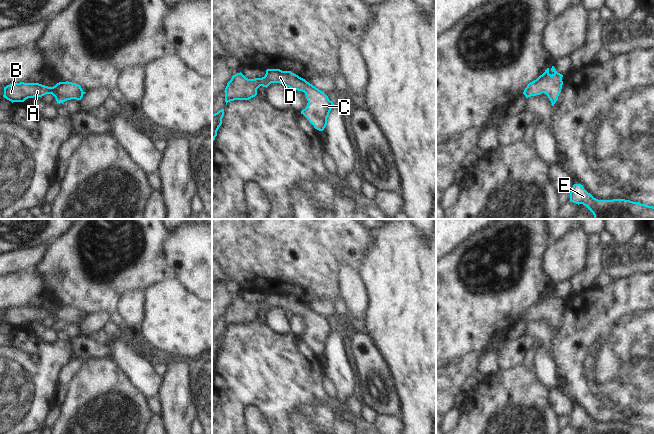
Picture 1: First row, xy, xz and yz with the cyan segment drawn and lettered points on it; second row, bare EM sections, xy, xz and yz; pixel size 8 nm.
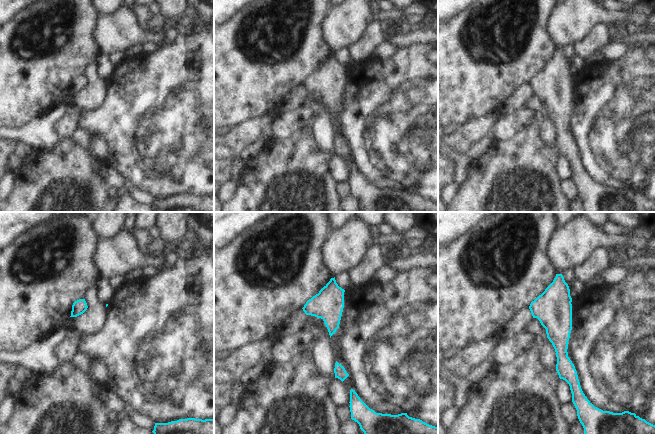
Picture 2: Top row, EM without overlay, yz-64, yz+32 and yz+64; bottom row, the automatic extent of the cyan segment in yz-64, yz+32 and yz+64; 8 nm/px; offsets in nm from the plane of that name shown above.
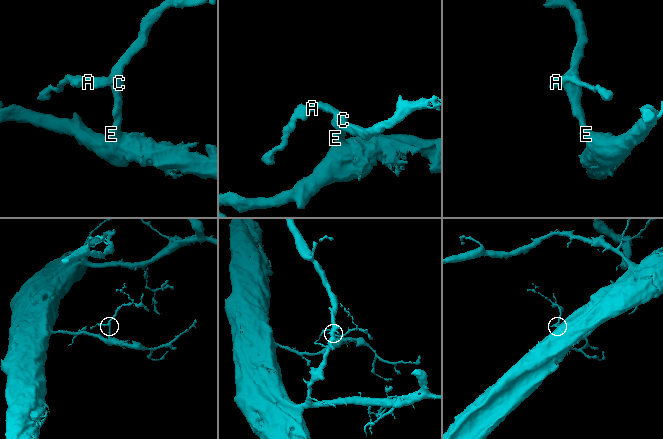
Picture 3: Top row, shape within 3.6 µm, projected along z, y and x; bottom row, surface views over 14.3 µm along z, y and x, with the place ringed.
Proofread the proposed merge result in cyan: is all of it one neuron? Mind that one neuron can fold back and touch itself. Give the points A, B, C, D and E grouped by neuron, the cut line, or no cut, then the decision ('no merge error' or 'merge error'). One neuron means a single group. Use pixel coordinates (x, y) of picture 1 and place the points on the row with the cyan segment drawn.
A B C D E; no cut; no merge error

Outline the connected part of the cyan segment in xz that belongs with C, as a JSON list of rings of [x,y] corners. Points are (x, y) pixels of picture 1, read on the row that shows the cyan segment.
[[[267,69],[264,77],[255,79],[248,79],[241,72],[233,75],[224,91],[226,105],[234,100],[249,100],[257,95],[260,86],[267,88],[271,83],[280,83],[292,91],[304,92],[308,103],[301,114],[315,129],[324,130],[333,102],[324,92],[291,71]]]

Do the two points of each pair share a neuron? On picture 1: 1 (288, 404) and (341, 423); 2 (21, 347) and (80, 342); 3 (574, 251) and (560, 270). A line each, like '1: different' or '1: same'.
1: same
2: different
3: same

